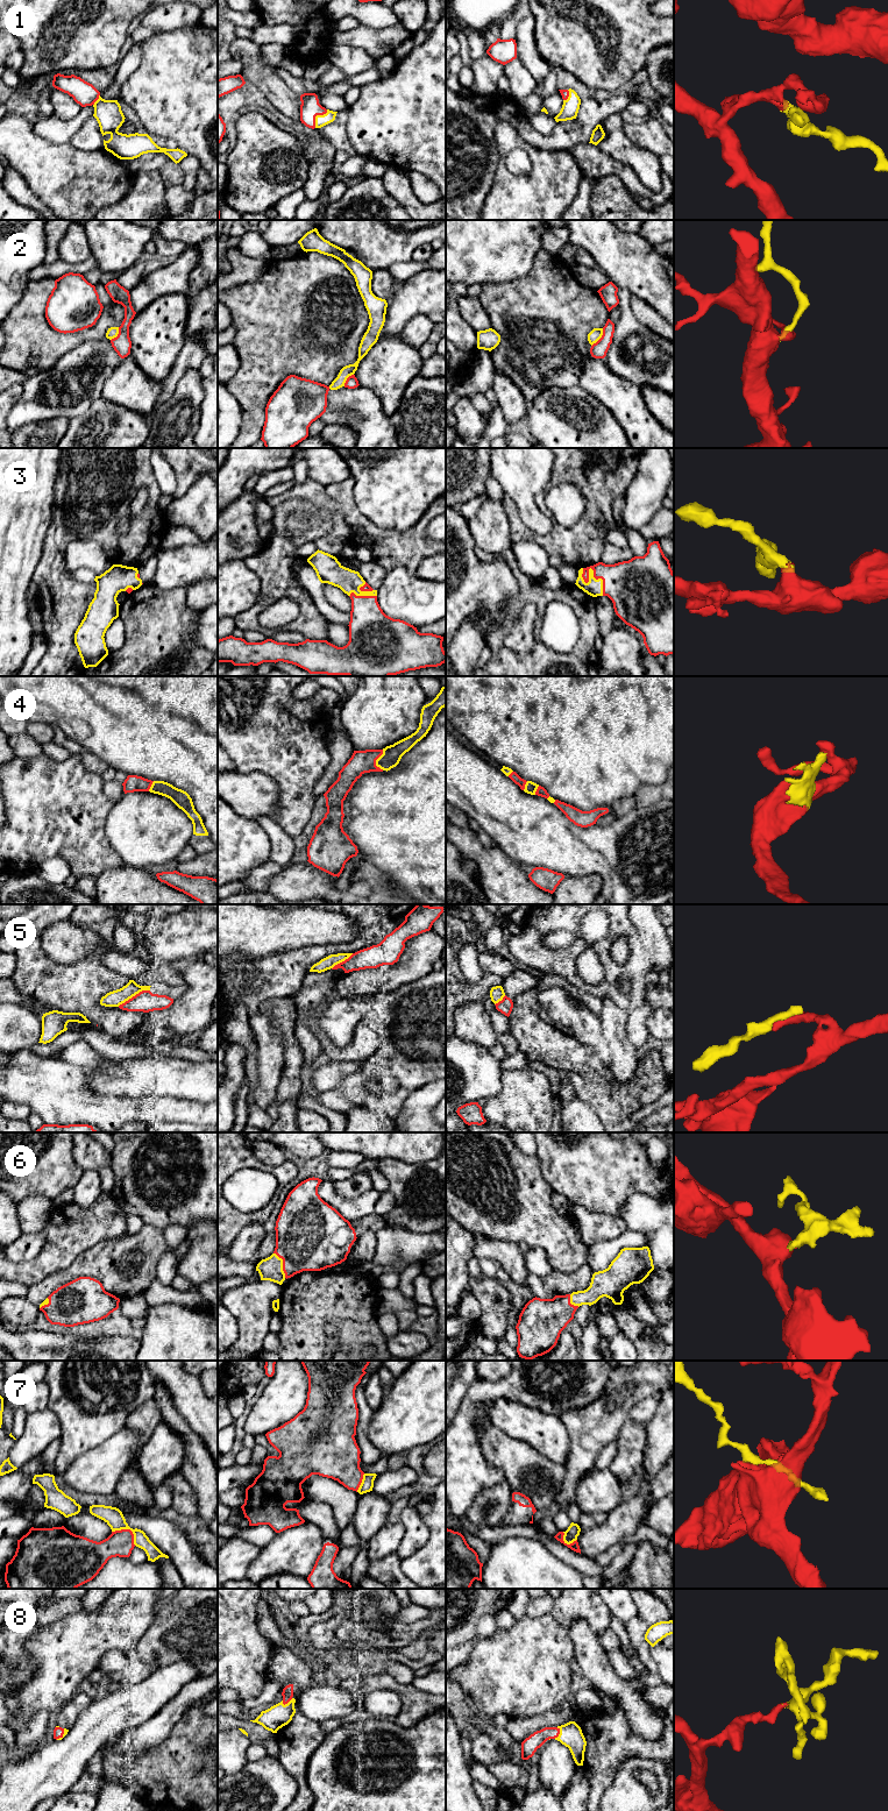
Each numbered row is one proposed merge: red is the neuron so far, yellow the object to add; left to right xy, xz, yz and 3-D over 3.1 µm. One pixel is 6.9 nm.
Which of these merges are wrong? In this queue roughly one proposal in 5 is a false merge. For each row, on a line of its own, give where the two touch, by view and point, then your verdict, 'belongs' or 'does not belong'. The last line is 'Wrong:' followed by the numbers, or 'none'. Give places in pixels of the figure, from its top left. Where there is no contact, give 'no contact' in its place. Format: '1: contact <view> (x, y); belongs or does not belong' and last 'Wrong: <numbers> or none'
1: contact xz (317, 114); belongs
2: contact yz (601, 338); belongs
3: contact yz (591, 568); belongs
4: contact xz (376, 759); belongs
5: contact xy (133, 996); does not belong
6: contact xz (283, 1264); belongs
7: contact xy (128, 1529); does not belong
8: contact yz (559, 1733); belongs
Wrong: 5, 7

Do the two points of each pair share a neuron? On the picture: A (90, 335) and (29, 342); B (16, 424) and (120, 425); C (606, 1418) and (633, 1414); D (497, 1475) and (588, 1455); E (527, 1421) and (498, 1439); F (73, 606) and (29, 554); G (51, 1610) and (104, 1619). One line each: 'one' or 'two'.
A: one
B: two
C: two
D: two
E: two
F: two
G: two

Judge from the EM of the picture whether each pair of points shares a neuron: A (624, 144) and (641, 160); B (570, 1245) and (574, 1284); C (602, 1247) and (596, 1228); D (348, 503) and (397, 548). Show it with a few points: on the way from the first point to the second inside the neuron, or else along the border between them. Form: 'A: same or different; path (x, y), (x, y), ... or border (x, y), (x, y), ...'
A: same; path (629, 149), (637, 157)
B: different; border (585, 1262), (569, 1273), (553, 1270)
C: different; border (625, 1230), (617, 1237), (595, 1238), (588, 1245)
D: same; path (357, 517), (378, 535), (384, 535)

